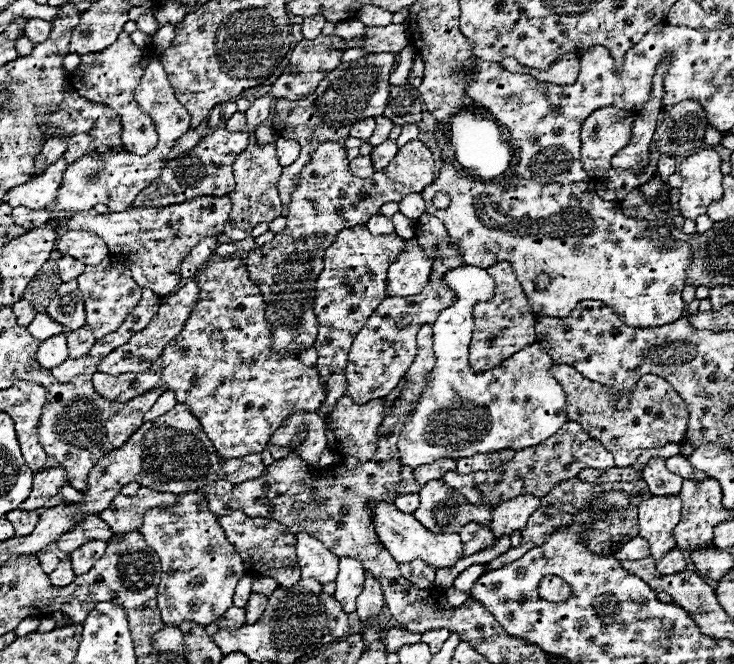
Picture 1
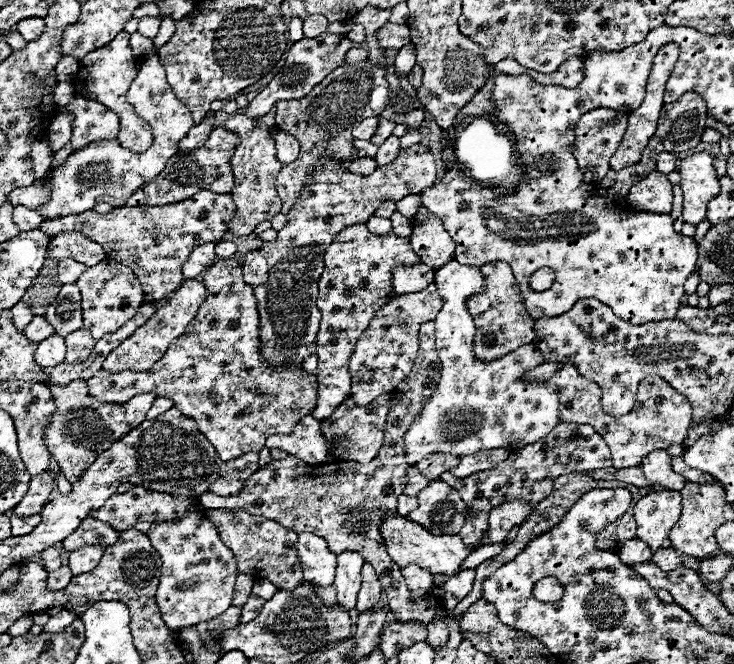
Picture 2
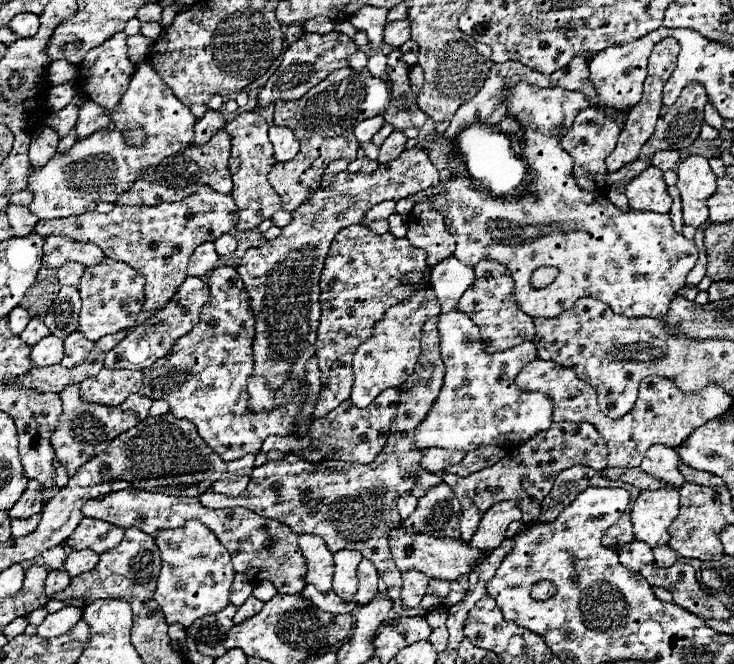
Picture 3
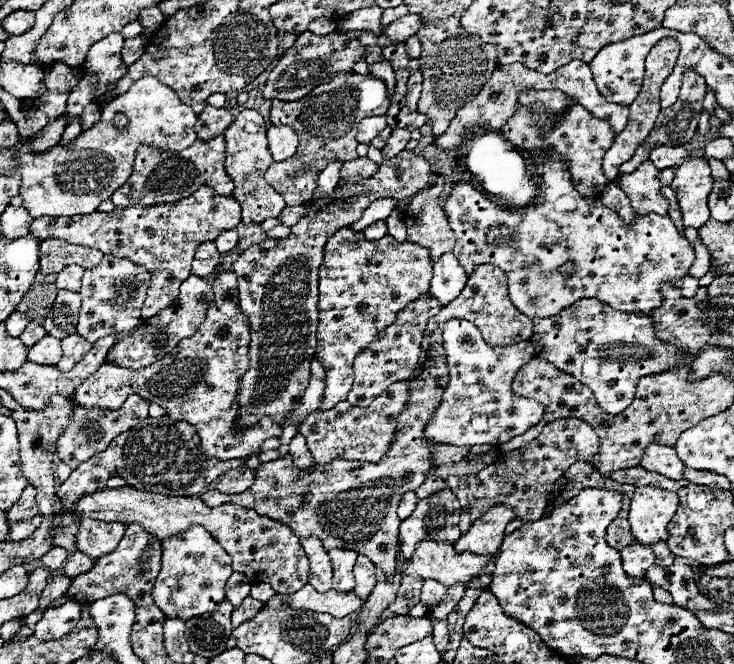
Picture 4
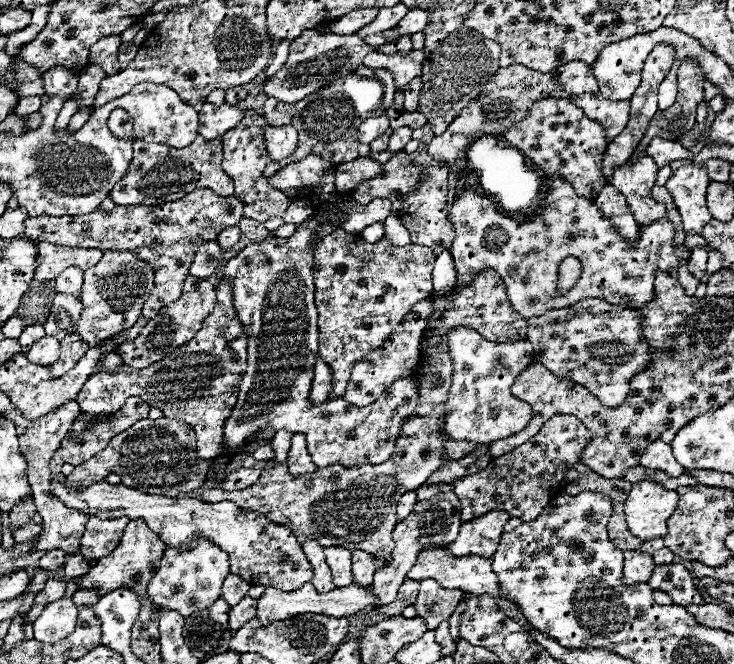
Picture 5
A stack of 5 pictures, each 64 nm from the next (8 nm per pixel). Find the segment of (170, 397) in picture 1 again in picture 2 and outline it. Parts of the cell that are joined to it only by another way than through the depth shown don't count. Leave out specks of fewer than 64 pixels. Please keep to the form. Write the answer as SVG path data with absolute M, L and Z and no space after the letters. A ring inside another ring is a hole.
M166 396L156 398L156 400L154 400L154 404L152 404L152 408L150 408L150 412L148 412L148 416L146 416L146 420L152 420L152 418L156 418L156 416L164 414L164 412L166 412L166 410L170 410L172 406L174 406L174 402L172 402L170 398L166 398Z

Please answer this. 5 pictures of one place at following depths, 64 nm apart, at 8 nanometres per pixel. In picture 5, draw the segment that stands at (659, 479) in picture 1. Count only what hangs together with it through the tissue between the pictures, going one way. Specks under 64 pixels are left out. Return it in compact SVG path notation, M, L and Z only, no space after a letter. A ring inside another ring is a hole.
M656 440L646 446L646 450L640 458L640 466L652 468L652 470L662 470L672 478L678 478L684 474L684 468L676 462L672 448L668 444L664 444L662 440Z

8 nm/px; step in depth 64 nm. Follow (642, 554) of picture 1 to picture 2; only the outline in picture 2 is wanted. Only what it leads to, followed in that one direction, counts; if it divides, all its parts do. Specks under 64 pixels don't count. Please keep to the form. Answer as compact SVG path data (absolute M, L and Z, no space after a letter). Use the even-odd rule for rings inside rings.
M632 538L622 546L618 556L624 564L640 564L640 562L646 562L646 560L652 558L652 550L648 548L646 542L642 542L638 538Z

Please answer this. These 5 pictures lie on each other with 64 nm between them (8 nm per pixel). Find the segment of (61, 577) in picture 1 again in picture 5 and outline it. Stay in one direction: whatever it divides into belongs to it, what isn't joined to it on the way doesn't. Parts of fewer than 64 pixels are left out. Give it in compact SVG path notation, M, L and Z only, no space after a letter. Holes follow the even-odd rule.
M50 578L46 582L46 588L40 594L36 594L34 606L22 618L34 622L34 618L42 614L42 608L46 608L46 604L50 604L54 600L60 600L64 596L64 592L66 592L66 582L64 580L58 580L58 578Z

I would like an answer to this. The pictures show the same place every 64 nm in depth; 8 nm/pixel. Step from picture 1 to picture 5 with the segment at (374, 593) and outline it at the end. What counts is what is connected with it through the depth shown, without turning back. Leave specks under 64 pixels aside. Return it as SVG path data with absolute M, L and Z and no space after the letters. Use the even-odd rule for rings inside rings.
M354 550L354 556L352 556L352 572L354 572L354 580L358 586L370 586L372 580L374 580L374 572L376 572L376 566L374 566L374 558L362 550Z

